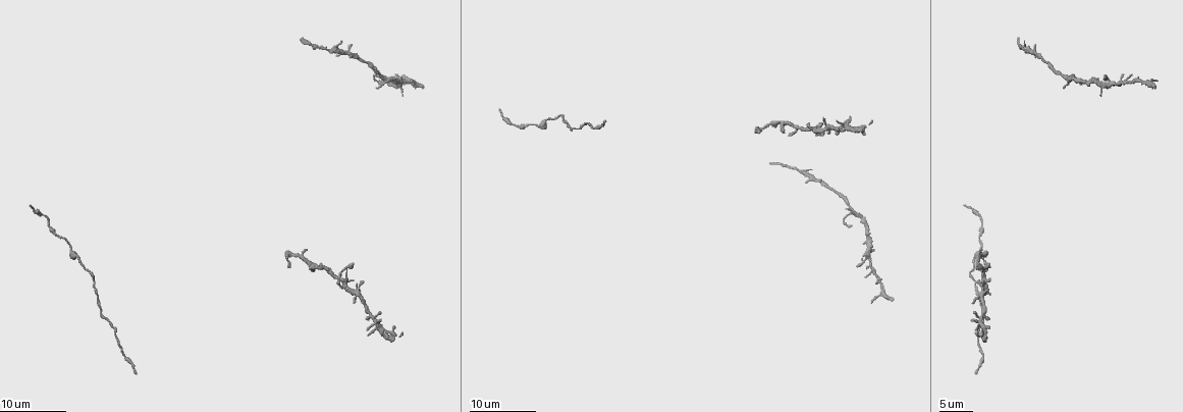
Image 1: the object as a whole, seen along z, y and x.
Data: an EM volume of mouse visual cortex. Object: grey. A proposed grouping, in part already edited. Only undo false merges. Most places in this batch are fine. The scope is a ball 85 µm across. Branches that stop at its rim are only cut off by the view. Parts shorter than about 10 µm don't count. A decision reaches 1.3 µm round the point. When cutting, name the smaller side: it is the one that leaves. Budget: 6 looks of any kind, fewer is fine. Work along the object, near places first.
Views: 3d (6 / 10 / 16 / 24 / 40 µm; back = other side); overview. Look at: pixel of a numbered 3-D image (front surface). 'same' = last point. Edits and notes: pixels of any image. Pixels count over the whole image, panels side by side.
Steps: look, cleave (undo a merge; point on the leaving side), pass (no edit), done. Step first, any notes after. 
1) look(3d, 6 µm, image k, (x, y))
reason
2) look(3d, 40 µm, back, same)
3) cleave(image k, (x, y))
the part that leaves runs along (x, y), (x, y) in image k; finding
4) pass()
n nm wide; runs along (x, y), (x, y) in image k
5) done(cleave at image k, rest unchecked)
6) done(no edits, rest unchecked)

look(3d, 24 µm, image 1, (388, 76))
a fork

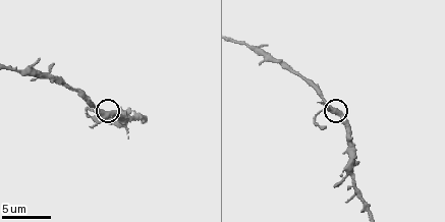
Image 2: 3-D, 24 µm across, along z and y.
look(3d, 6 µm, image 2, (104, 110))

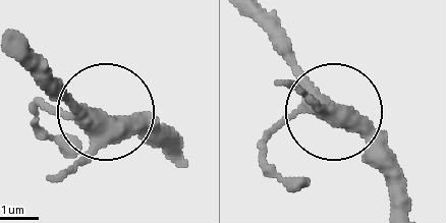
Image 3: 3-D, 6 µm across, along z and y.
pass()
side arm 16 µm; continuous, no second neuron

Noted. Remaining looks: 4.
look(3d, 16 µm, image 1, (286, 257))
three-way junction

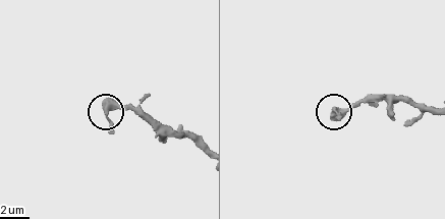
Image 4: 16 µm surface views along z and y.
look(3d, 10 µm, image 4, (108, 112))
closer look

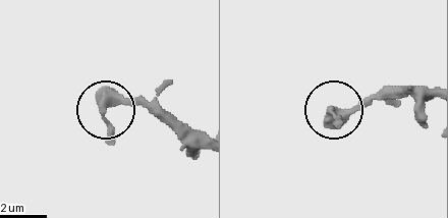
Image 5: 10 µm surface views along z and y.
pass()
3 arms; runs along (104, 141), (109, 106), (154, 102) in image 5; one neuron here

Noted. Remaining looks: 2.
look(3d, 24 µm, image 1, (69, 250))
calibre changes

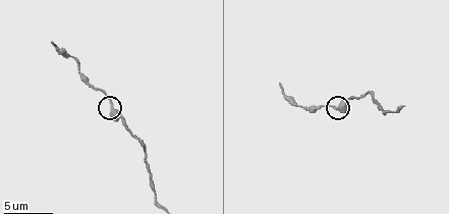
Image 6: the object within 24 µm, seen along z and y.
look(3d, 6 µm, image 6, (111, 106))

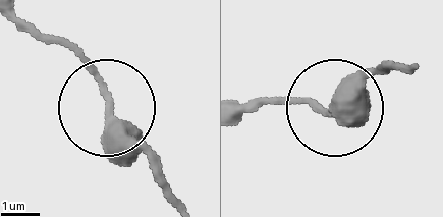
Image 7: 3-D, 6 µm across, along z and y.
pass()
continuous, no second neuron

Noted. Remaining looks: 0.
done(no edits, rest unchecked)

